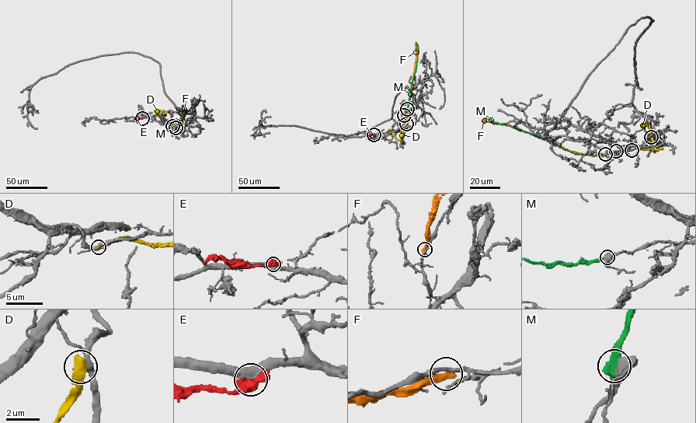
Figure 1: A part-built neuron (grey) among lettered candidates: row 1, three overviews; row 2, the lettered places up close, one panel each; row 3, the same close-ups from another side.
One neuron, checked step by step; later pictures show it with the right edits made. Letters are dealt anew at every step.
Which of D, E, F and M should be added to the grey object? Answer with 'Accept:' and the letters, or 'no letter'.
Accept: no letter

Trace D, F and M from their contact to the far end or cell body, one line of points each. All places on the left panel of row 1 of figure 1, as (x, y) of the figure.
D: (175, 125), (164, 124), (158, 111), (170, 111)
F: (172, 126), (177, 128), (179, 126), (184, 109)
M: (175, 127), (179, 127), (186, 113), (185, 107)

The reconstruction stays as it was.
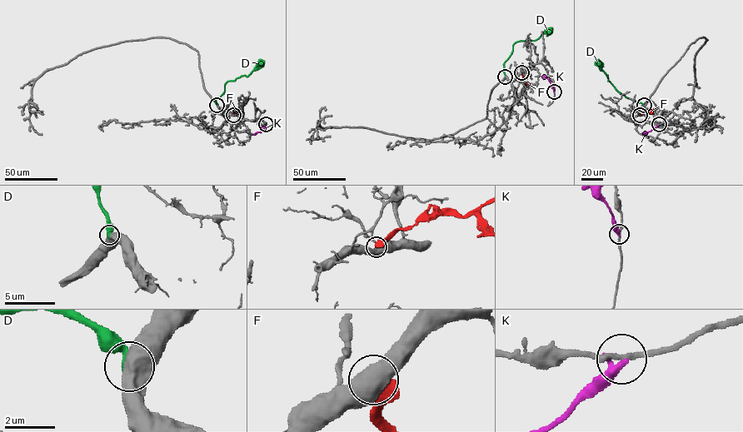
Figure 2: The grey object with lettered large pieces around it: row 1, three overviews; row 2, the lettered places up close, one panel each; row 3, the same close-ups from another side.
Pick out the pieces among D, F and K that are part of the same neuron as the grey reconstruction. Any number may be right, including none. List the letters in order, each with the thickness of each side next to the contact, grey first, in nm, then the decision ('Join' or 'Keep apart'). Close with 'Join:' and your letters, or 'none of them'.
D: Thickness 550 nm (grey) against 480 nm. Join
F: Thickness 550 nm (grey) against 480 nm. Keep apart
K: Thickness 200 nm (grey) against 360 nm. Keep apart
Join: D

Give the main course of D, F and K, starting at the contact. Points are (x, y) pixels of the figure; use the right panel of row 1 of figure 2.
D: (644, 105), (620, 92), (595, 61)
F: (640, 115), (648, 111), (653, 113)
K: (659, 124), (650, 131), (644, 131), (644, 135)

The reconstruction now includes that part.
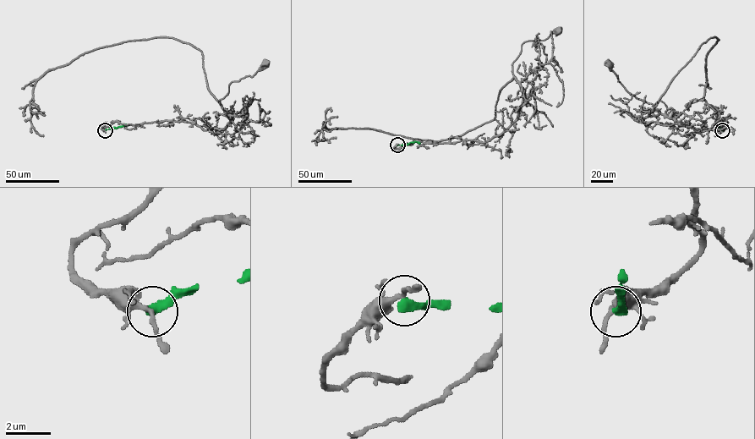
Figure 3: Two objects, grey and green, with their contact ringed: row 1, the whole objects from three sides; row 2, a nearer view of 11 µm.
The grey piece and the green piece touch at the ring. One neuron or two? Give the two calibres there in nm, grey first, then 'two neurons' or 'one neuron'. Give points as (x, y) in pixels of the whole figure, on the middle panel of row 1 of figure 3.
200/440 nm | two neurons

